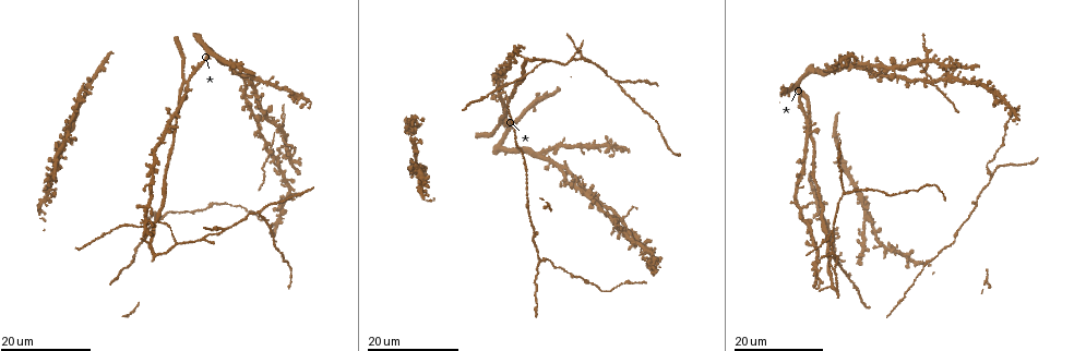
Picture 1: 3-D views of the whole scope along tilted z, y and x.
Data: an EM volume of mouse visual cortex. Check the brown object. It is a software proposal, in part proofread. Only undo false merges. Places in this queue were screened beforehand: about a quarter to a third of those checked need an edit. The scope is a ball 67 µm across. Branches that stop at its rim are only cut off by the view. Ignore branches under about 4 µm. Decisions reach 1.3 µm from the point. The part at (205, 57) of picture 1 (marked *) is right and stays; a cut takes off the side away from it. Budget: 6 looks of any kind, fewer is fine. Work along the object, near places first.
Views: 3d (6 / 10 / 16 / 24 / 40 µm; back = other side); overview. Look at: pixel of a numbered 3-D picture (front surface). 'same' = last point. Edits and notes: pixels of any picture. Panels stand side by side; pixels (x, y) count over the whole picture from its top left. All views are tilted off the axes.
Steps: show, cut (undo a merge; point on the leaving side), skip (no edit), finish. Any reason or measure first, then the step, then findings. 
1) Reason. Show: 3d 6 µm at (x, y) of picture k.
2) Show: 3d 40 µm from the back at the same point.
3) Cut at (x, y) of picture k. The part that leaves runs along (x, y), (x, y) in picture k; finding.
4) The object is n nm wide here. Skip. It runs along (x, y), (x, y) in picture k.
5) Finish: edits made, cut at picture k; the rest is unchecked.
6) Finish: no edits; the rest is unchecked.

Thin arm on a thick one. Show: 3d 24 µm at (924, 61) of picture 1.

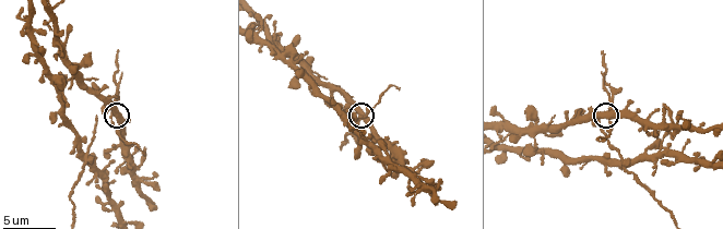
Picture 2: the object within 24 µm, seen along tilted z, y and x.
Show: 3d 10 µm at (113, 117) of picture 2.

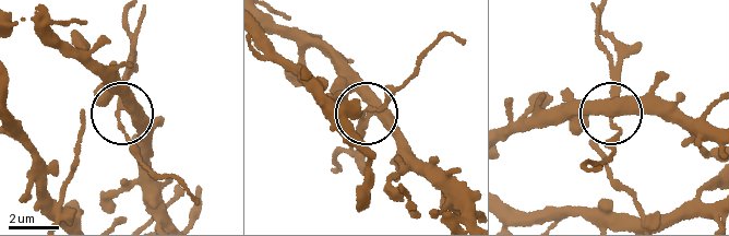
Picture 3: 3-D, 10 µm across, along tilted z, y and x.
The object is 290 nm wide here. Cut at (621, 131) of picture 3. Two neurons meet here.

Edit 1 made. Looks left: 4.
Redraw. Show: overview.

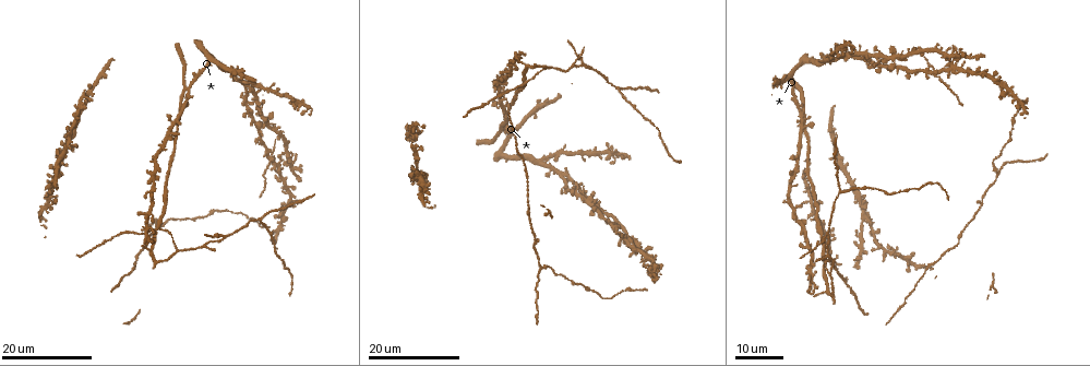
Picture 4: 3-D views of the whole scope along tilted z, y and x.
Small branch off a trunk. Show: 3d 16 µm at (269, 159) of picture 4.

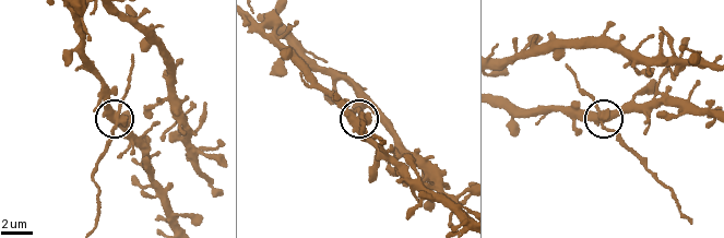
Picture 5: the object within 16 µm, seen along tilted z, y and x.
Show: 3d 10 µm at (118, 118) of picture 5.

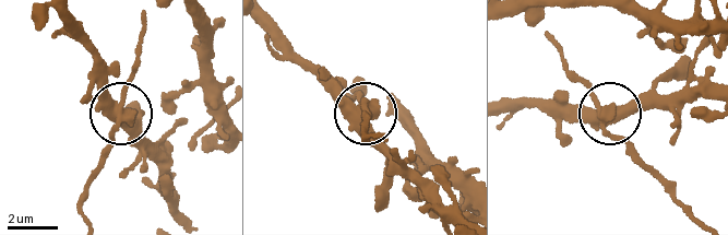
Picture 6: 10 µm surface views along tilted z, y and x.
The side arm is 9 µm long. Cut at (131, 77) of picture 6. The part that leaves runs along (603, 117), (688, 212) in picture 6; two neurons meet here.

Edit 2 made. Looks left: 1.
Finish: edits made, cut at picture 3, cut at picture 6; the rest is unchecked.

